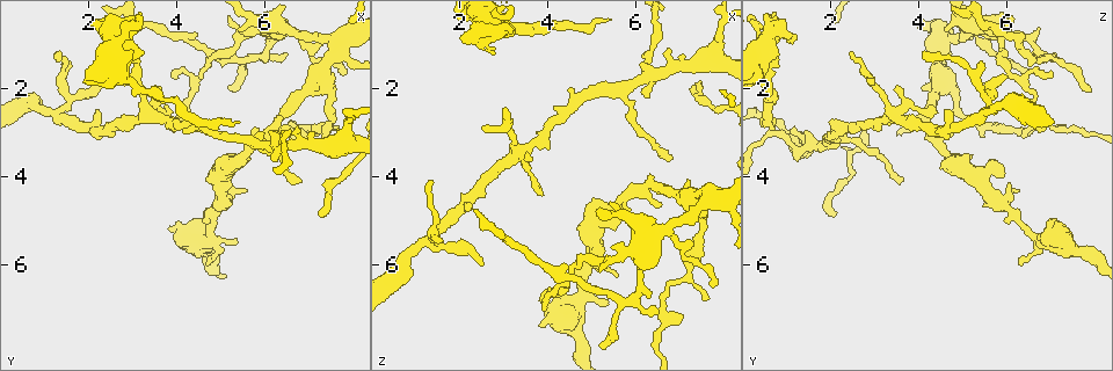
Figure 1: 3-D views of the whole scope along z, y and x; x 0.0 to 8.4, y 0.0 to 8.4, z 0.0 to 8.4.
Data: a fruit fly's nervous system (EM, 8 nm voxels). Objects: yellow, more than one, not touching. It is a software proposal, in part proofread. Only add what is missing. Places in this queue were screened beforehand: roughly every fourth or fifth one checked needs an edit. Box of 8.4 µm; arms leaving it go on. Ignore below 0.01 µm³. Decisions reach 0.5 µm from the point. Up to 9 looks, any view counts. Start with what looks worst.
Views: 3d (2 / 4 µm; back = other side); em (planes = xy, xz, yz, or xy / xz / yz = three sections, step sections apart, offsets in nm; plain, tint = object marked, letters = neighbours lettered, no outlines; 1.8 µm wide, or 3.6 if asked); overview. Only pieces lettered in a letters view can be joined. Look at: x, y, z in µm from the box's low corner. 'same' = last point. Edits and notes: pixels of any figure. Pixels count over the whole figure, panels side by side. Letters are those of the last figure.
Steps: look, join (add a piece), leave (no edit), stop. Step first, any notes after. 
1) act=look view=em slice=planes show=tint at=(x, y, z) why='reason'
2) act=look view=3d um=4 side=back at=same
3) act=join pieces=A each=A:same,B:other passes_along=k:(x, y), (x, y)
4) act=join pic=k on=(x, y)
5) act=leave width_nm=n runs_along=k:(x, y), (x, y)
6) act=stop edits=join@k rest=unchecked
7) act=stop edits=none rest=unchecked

act=look view=3d um=4 side=back at=(5.40, 5.40, 6.80) why='branch stops here'

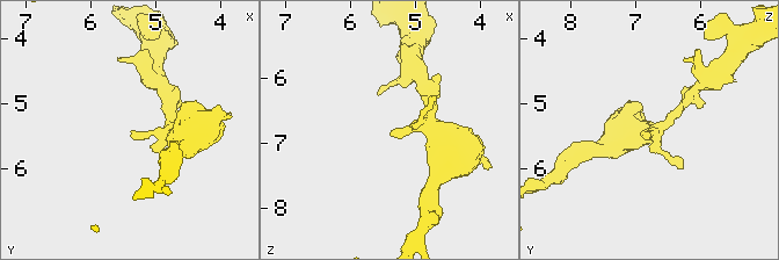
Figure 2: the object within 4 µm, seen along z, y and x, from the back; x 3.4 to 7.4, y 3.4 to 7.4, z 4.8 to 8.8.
act=look view=em slice=xz step=8 show=letters at=(5.35, 5.45, 6.80) why='now the EM'

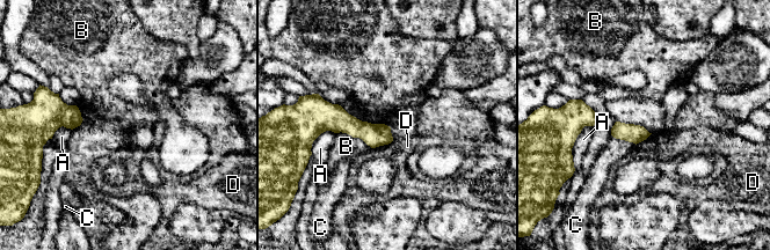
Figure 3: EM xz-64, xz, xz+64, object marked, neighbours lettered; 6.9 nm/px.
act=look view=em slice=planes show=letters at=same

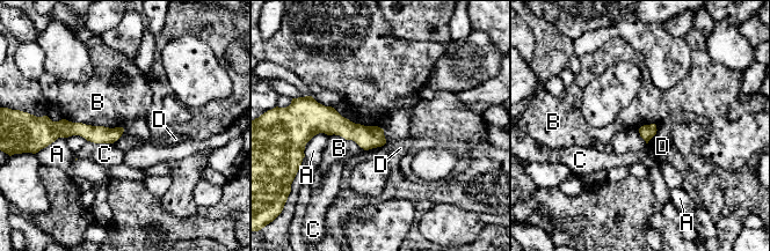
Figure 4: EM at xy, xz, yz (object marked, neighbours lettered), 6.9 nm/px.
act=leave longest_contact=B:420nm each=A:other,B:other,C:other,D:other runs_along=4:(311, 124), (336, 124), (382, 141) found='no lettered piece goes on from it'

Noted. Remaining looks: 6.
act=look view=3d um=4 at=(5.15, 2.05, 7.85) why='thin end'

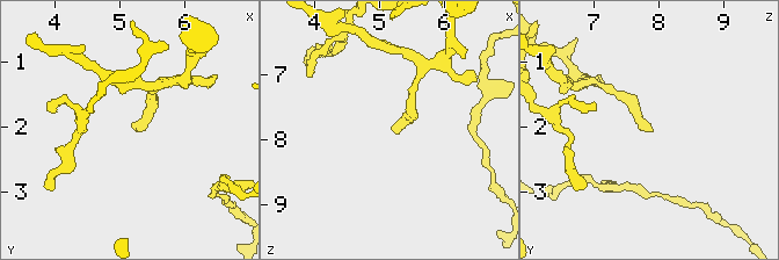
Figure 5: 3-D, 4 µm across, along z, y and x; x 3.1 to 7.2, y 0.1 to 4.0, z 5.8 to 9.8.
act=look view=em um=3.6 slice=planes show=letters at=(5.15, 2.00, 7.95) why='now the EM'

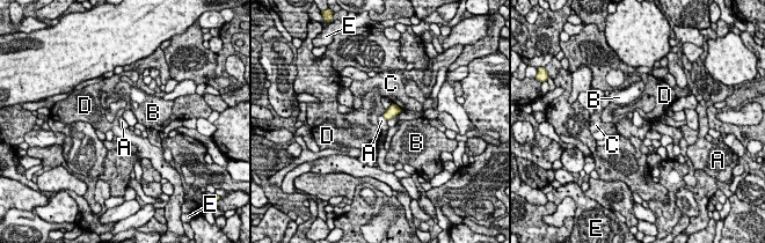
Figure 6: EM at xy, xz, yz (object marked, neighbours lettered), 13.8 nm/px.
act=leave longest_contact=C:190nm each=A:other,B:other,C:other,D:other,E:other found='none of them fits'

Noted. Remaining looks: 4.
act=look view=em slice=xy step=16 show=letters at=(2.55, 1.65, 5.95) why='tapers out'

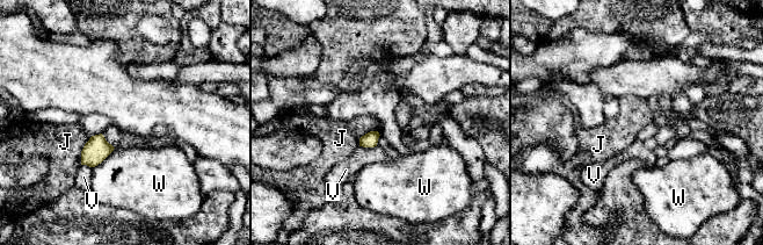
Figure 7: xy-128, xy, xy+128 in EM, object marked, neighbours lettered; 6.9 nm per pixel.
act=leave each=J:other,V:other,W:other border=7:(91, 137), (81, 151), (80, 164) found='none of them fits'

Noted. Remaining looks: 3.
act=look view=3d um=2 at=(0.60, 2.35, 6.15) why='sudden change in width'

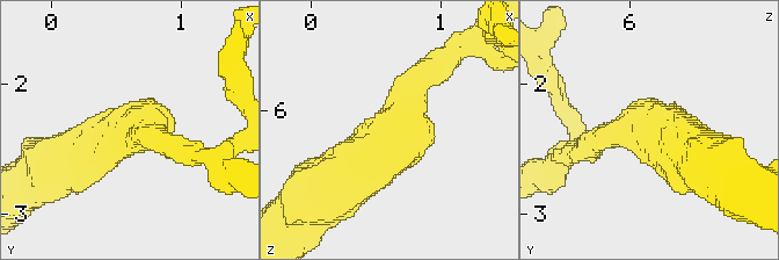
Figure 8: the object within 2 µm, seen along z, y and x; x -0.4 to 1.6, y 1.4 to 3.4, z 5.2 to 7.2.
act=look view=em slice=planes show=letters at=(0.60, 2.32, 6.20) arm_widths_nm=190,440 why='need the tissue'

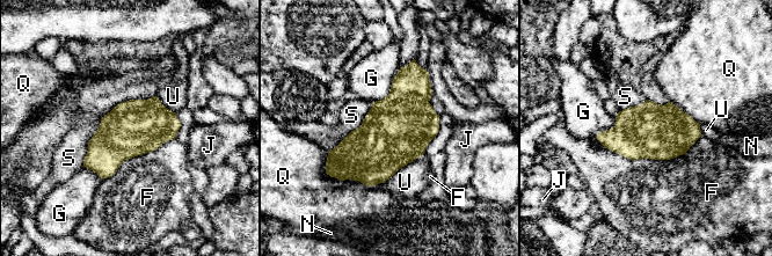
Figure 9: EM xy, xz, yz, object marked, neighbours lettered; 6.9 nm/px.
act=leave width_nm=380 each=F:other,G:other,J:other,N:other,Q:other,S:other,U:other border=9:(101, 118), (81, 166) found='none of them fits'

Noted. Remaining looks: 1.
act=stop edits=none rest=unchecked

